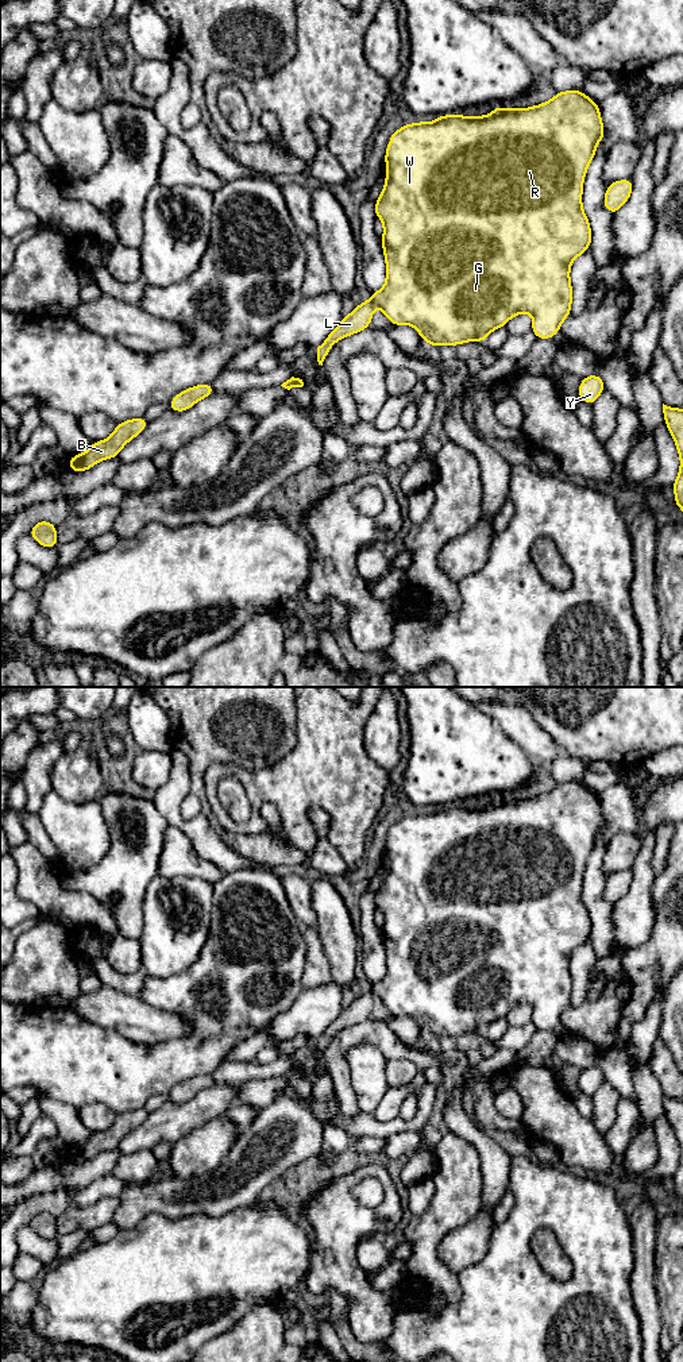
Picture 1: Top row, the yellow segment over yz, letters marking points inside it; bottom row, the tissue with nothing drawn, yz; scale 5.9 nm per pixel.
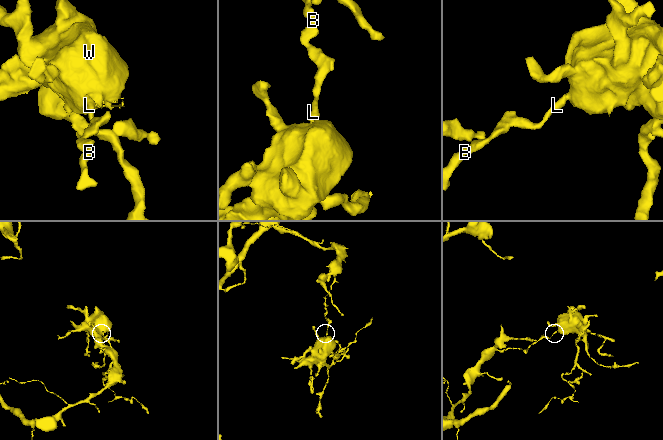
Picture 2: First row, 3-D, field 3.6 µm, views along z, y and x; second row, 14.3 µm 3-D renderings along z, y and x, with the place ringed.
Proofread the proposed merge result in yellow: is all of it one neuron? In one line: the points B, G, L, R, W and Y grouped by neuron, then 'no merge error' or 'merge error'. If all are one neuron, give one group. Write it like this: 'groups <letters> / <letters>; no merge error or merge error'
groups B L / G R W Y; merge error

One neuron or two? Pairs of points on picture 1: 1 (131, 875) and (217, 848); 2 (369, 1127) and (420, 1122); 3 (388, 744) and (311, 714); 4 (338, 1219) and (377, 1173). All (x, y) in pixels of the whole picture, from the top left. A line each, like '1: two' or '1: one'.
1: two
2: one
3: two
4: one

